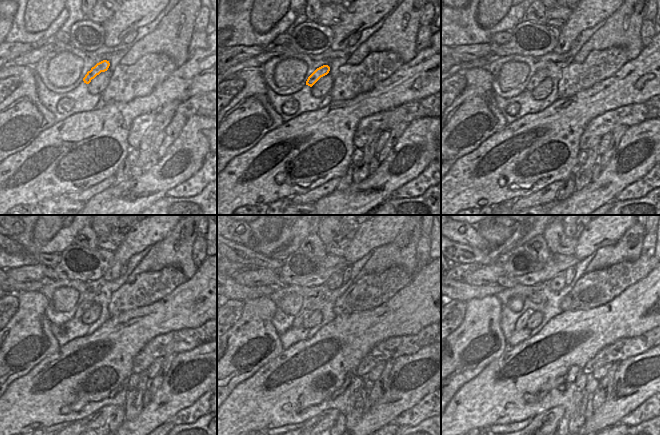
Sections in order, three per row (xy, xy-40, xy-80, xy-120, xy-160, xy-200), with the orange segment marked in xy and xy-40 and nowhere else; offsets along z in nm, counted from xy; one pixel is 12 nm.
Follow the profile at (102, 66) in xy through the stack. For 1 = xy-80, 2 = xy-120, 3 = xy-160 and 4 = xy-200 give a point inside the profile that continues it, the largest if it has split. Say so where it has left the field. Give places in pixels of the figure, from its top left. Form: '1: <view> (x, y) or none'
1: xy-80 (542, 74)
2: xy-120 (85, 305)
3: xy-160 (298, 321)
4: xy-200 (521, 323)

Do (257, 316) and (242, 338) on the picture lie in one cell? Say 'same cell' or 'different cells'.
same cell

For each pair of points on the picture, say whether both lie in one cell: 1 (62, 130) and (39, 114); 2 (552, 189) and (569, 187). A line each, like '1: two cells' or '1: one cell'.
1: two cells
2: two cells

